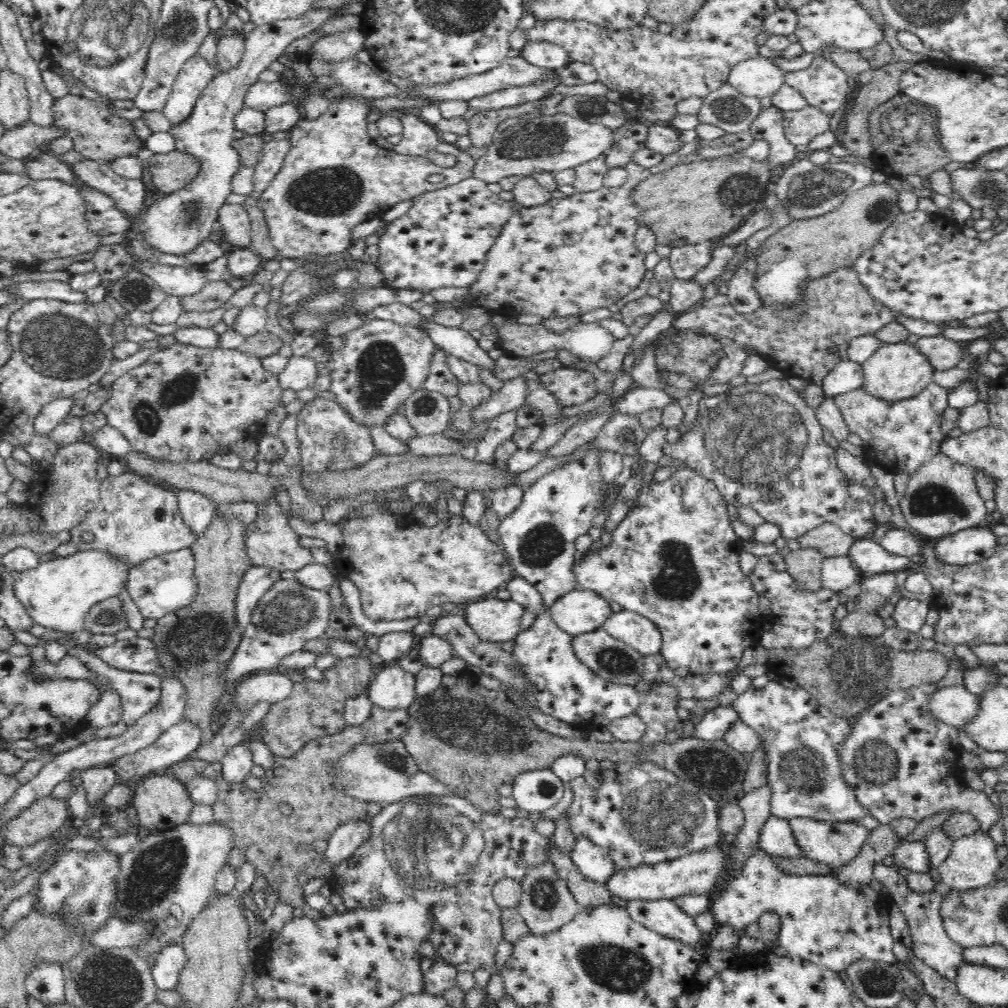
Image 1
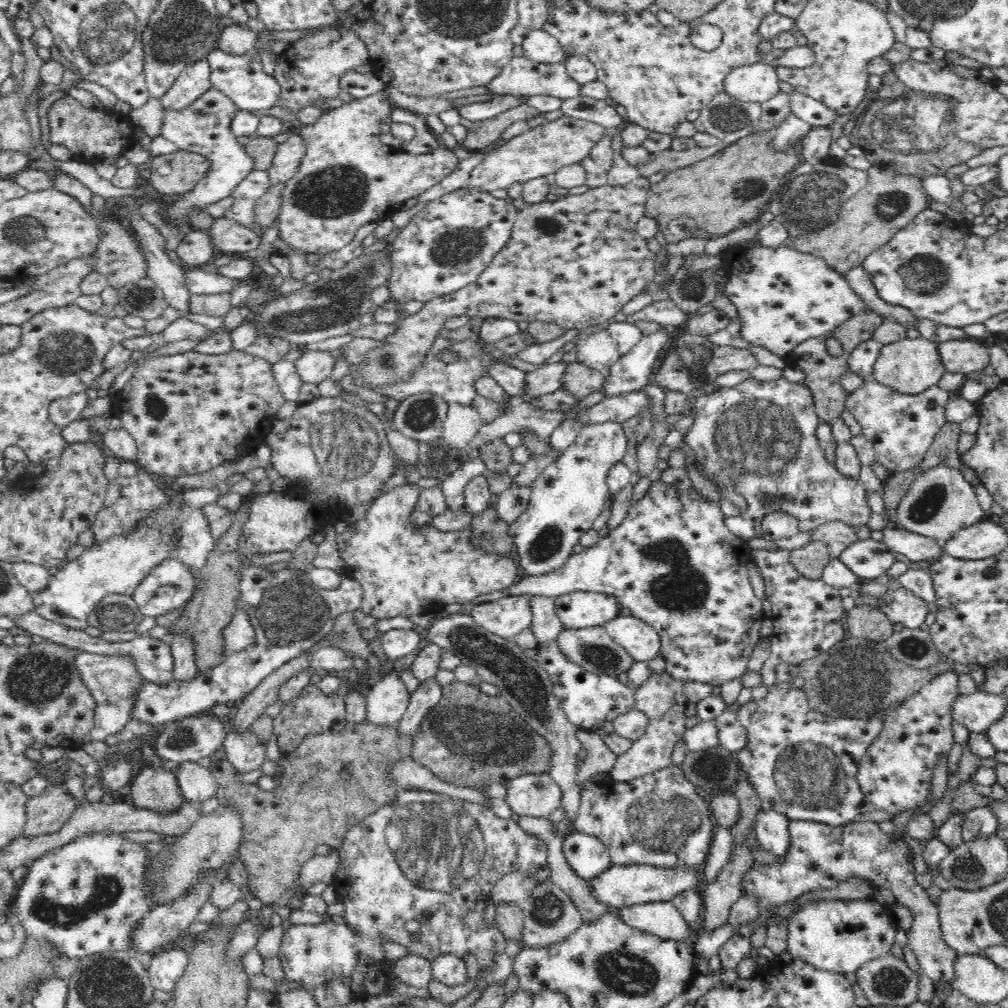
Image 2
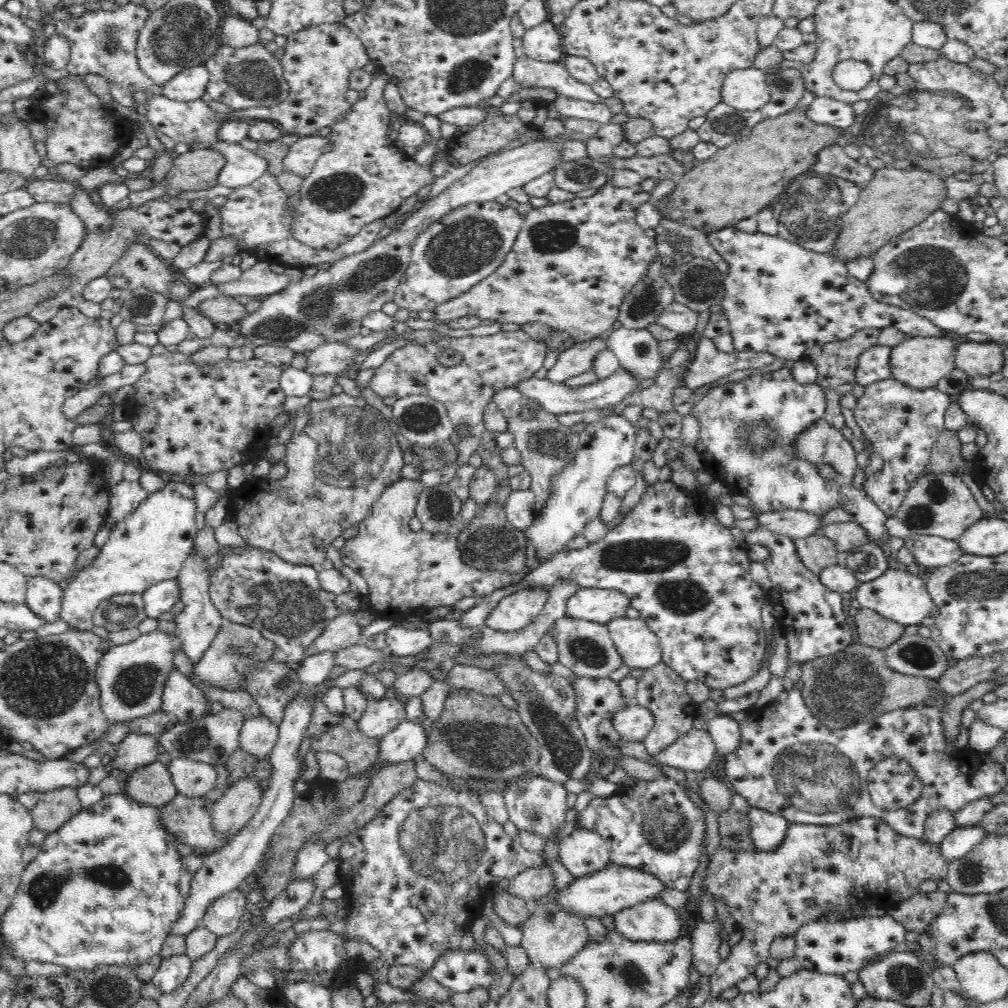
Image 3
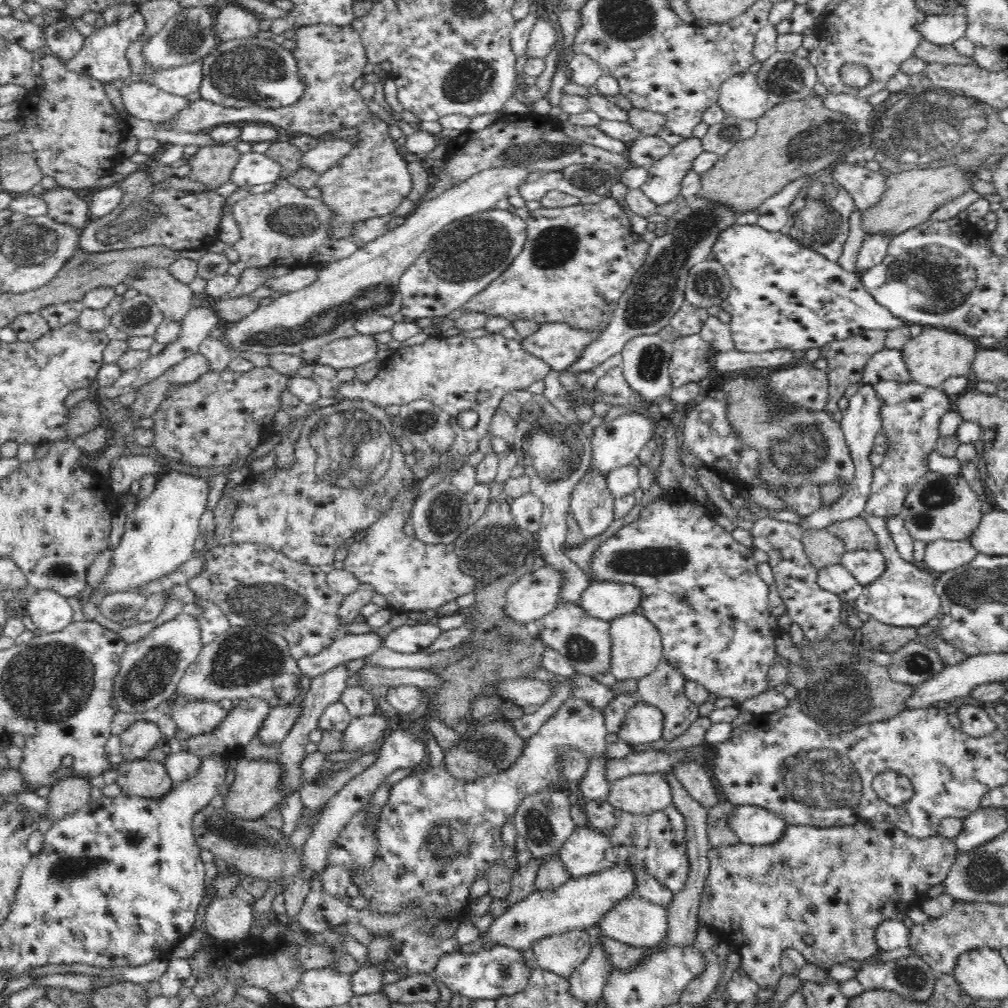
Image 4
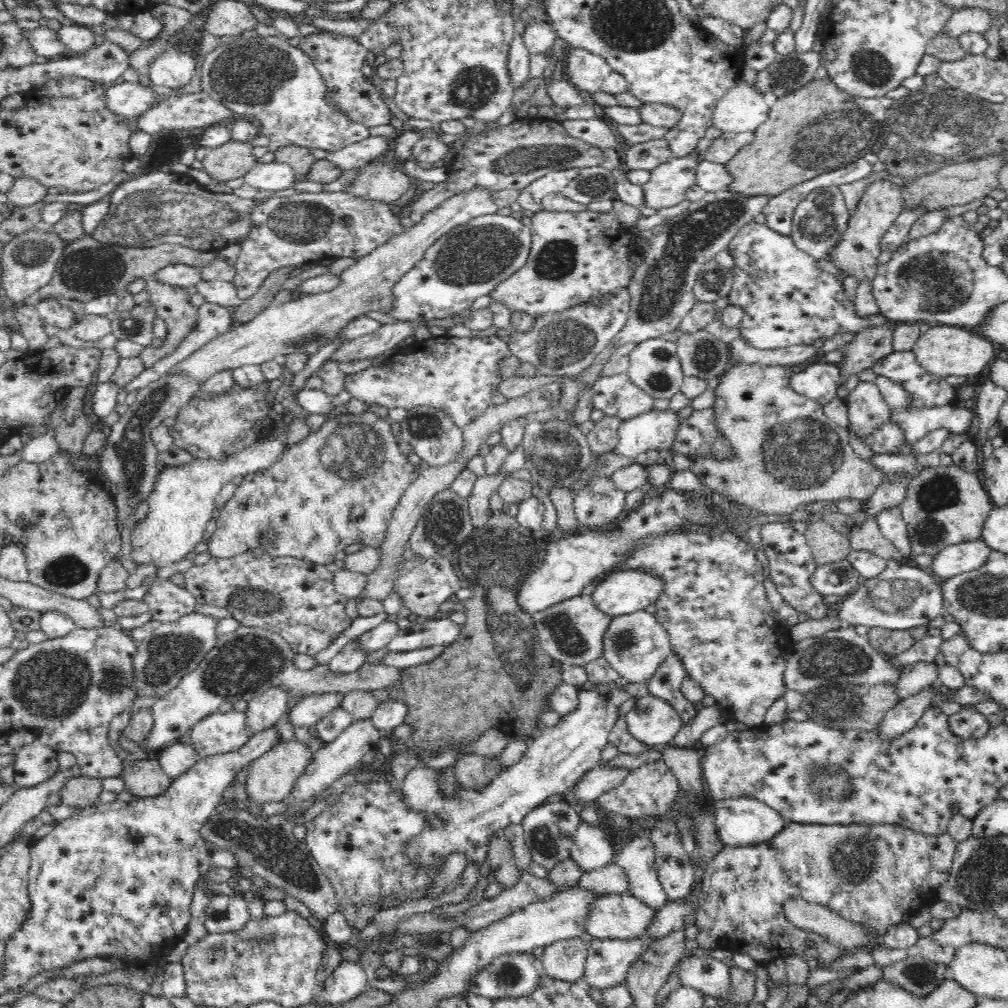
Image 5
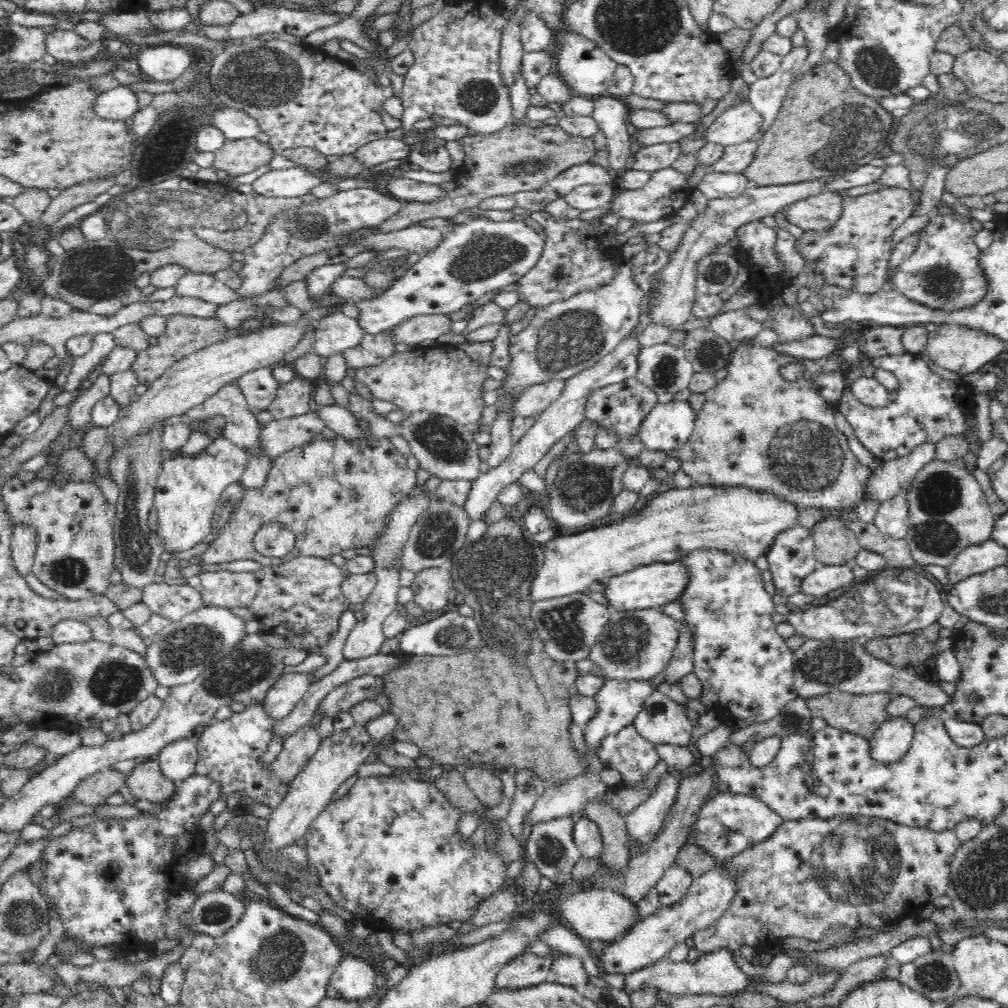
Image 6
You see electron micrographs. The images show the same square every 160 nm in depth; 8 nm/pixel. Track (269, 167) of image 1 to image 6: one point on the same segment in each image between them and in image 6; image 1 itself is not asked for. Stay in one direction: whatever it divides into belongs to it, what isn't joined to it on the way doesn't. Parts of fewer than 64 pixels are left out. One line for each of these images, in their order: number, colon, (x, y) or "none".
2: (286, 159)
3: (299, 160)
4: (328, 153)
5: (360, 153)
6: (382, 150)

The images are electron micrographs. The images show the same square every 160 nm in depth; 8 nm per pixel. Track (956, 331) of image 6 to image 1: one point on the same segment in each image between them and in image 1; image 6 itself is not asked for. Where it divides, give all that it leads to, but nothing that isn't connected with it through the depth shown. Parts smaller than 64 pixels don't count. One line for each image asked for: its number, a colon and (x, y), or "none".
1: (897, 371)
2: (911, 365)
3: (919, 362)
4: (935, 355)
5: (945, 350)

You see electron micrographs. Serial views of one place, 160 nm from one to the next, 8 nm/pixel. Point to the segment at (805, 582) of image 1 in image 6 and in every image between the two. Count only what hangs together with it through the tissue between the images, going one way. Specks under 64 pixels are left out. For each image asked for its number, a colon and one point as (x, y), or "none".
2: (809, 560)
3: (816, 552)
4: (823, 548)
5: (828, 545)
6: (835, 544)

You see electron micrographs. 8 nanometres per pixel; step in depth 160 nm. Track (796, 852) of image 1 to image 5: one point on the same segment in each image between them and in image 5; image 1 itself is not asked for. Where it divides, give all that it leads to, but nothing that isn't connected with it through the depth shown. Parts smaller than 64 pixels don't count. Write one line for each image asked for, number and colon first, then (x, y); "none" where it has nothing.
2: (772, 829)
3: (768, 831)
4: (752, 824)
5: (743, 821)

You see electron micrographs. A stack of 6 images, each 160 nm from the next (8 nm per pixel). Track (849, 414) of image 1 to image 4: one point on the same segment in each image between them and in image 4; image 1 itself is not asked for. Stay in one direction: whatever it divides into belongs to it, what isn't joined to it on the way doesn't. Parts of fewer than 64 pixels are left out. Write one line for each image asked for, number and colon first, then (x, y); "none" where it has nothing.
2: (902, 427)
3: (903, 423)
4: (910, 414)

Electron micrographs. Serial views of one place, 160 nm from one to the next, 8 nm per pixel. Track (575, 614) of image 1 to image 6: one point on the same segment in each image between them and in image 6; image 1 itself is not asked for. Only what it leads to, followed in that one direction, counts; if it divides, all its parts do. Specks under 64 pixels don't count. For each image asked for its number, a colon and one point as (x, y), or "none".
2: (576, 610)
3: (593, 604)
4: (606, 600)
5: (625, 591)
6: (656, 584)

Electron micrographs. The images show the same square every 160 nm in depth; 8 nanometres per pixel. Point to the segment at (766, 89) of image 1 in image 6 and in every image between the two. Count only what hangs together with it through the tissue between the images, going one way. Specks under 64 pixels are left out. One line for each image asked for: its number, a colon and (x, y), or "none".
2: (758, 82)
3: (744, 89)
4: (741, 97)
5: (742, 109)
6: (740, 123)

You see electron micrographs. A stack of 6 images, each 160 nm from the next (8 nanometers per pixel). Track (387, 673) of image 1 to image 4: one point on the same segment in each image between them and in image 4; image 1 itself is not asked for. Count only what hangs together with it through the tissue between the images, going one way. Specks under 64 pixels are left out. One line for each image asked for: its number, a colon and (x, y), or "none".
2: (388, 698)
3: (382, 716)
4: (362, 731)

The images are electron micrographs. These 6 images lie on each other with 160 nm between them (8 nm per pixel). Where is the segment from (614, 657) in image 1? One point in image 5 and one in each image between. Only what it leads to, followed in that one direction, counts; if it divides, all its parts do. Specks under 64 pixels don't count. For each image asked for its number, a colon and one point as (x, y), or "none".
2: (593, 648)
3: (585, 647)
4: (585, 641)
5: (572, 632)

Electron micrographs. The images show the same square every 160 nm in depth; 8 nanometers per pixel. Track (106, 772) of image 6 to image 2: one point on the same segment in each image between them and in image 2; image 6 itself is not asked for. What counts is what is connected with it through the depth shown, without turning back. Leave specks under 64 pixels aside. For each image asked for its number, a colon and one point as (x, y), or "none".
2: (46, 813)
3: (54, 807)
4: (66, 796)
5: (83, 791)

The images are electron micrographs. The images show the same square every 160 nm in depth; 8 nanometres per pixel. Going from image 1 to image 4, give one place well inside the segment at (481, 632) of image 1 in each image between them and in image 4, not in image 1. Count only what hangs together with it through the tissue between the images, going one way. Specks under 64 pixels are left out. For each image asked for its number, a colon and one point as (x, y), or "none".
2: (506, 617)
3: (514, 612)
4: (538, 593)

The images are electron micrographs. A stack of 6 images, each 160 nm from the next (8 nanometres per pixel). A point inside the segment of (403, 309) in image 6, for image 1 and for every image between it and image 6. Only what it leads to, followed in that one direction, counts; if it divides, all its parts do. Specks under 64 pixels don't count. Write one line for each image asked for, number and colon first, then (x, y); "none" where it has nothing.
1: (443, 240)
2: (446, 246)
3: (447, 258)
4: (466, 257)
5: (469, 262)

